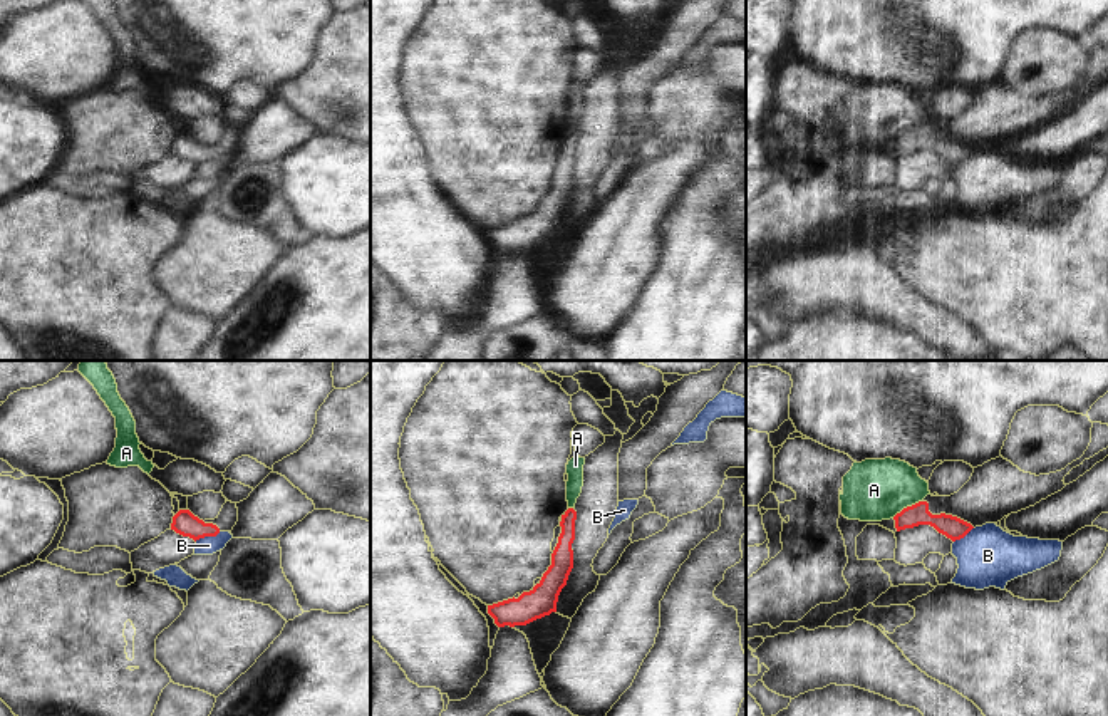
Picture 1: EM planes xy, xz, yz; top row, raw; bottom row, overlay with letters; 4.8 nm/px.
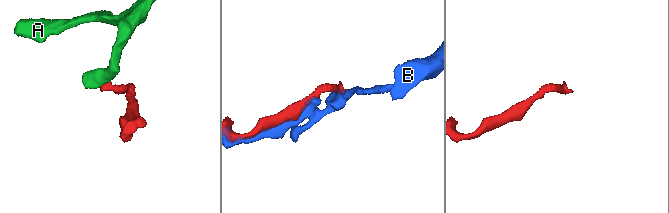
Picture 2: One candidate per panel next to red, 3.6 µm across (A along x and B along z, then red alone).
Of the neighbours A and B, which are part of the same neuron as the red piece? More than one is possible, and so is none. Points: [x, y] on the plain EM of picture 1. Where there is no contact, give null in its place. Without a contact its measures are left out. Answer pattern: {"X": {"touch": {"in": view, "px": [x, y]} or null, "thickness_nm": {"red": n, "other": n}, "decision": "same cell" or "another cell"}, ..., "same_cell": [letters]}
{"A": {"touch": {"in": "yz", "px": [907, 131]}, "thickness_nm": {"red": 110, "other": 300}, "decision": "another cell"}, "B": {"touch": {"in": "xy", "px": [207, 160]}, "thickness_nm": {"red": 120, "other": 90}, "decision": "another cell"}, "same_cell": []}

